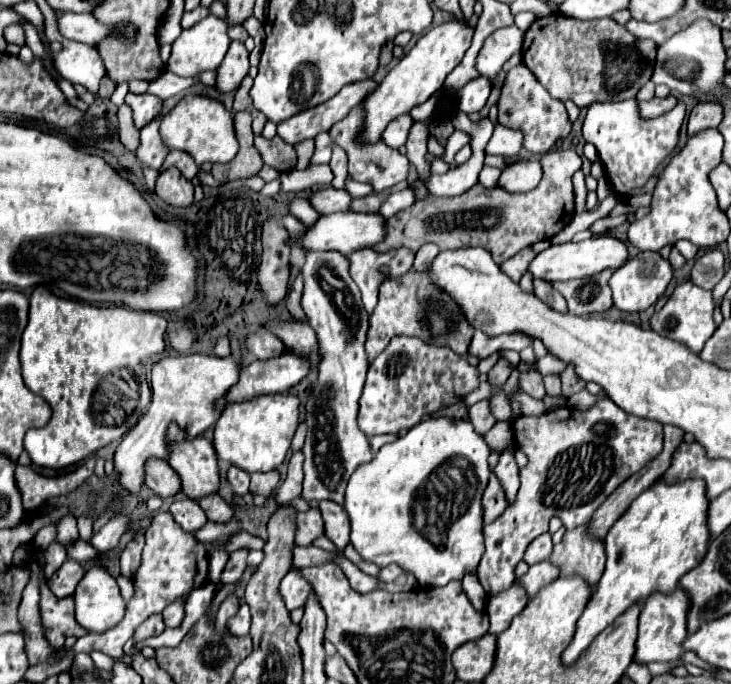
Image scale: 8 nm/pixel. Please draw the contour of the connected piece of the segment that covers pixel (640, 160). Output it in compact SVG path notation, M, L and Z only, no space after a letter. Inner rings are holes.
M637 100L595 102L589 106L583 122L583 138L595 144L605 166L605 174L613 192L625 200L633 190L639 190L655 174L657 166L677 148L679 130L685 118L685 104L679 102L671 112L657 118L641 118Z

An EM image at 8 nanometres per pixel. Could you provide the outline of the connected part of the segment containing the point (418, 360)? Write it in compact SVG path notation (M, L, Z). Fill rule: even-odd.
M393 336L389 346L369 366L357 422L371 438L375 434L401 434L413 428L423 416L463 400L479 388L479 370L447 346L431 346L419 338Z

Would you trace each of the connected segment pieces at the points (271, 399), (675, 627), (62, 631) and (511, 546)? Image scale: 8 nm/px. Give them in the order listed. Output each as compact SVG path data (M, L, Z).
M271 394L239 404L227 404L215 422L213 446L219 460L235 464L249 474L269 472L281 466L299 426L299 404L299 398L293 394Z
M677 588L673 594L653 594L649 600L645 600L639 616L639 636L637 636L637 650L635 650L635 662L649 664L657 660L677 660L681 656L681 642L687 638L685 620L689 610L689 598L687 594L681 594L681 588Z
M47 584L41 586L41 620L45 626L45 634L53 648L61 648L65 644L67 636L85 636L87 630L83 626L77 626L75 614L73 614L73 596L57 598Z
M609 398L599 400L589 410L573 410L573 408L555 408L543 412L541 416L521 416L513 424L515 446L529 456L529 464L521 468L521 488L517 492L515 502L491 524L485 526L485 552L479 562L479 580L487 594L499 594L501 590L509 590L515 580L515 564L523 558L527 546L549 530L549 520L553 516L561 516L563 526L567 530L583 526L591 520L593 512L607 500L607 496L621 486L631 474L641 470L647 462L661 454L663 446L663 426L659 422L645 422L645 418L633 418L625 414L615 402Z

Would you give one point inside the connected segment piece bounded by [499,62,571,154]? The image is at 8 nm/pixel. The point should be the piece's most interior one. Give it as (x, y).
(524, 103)

